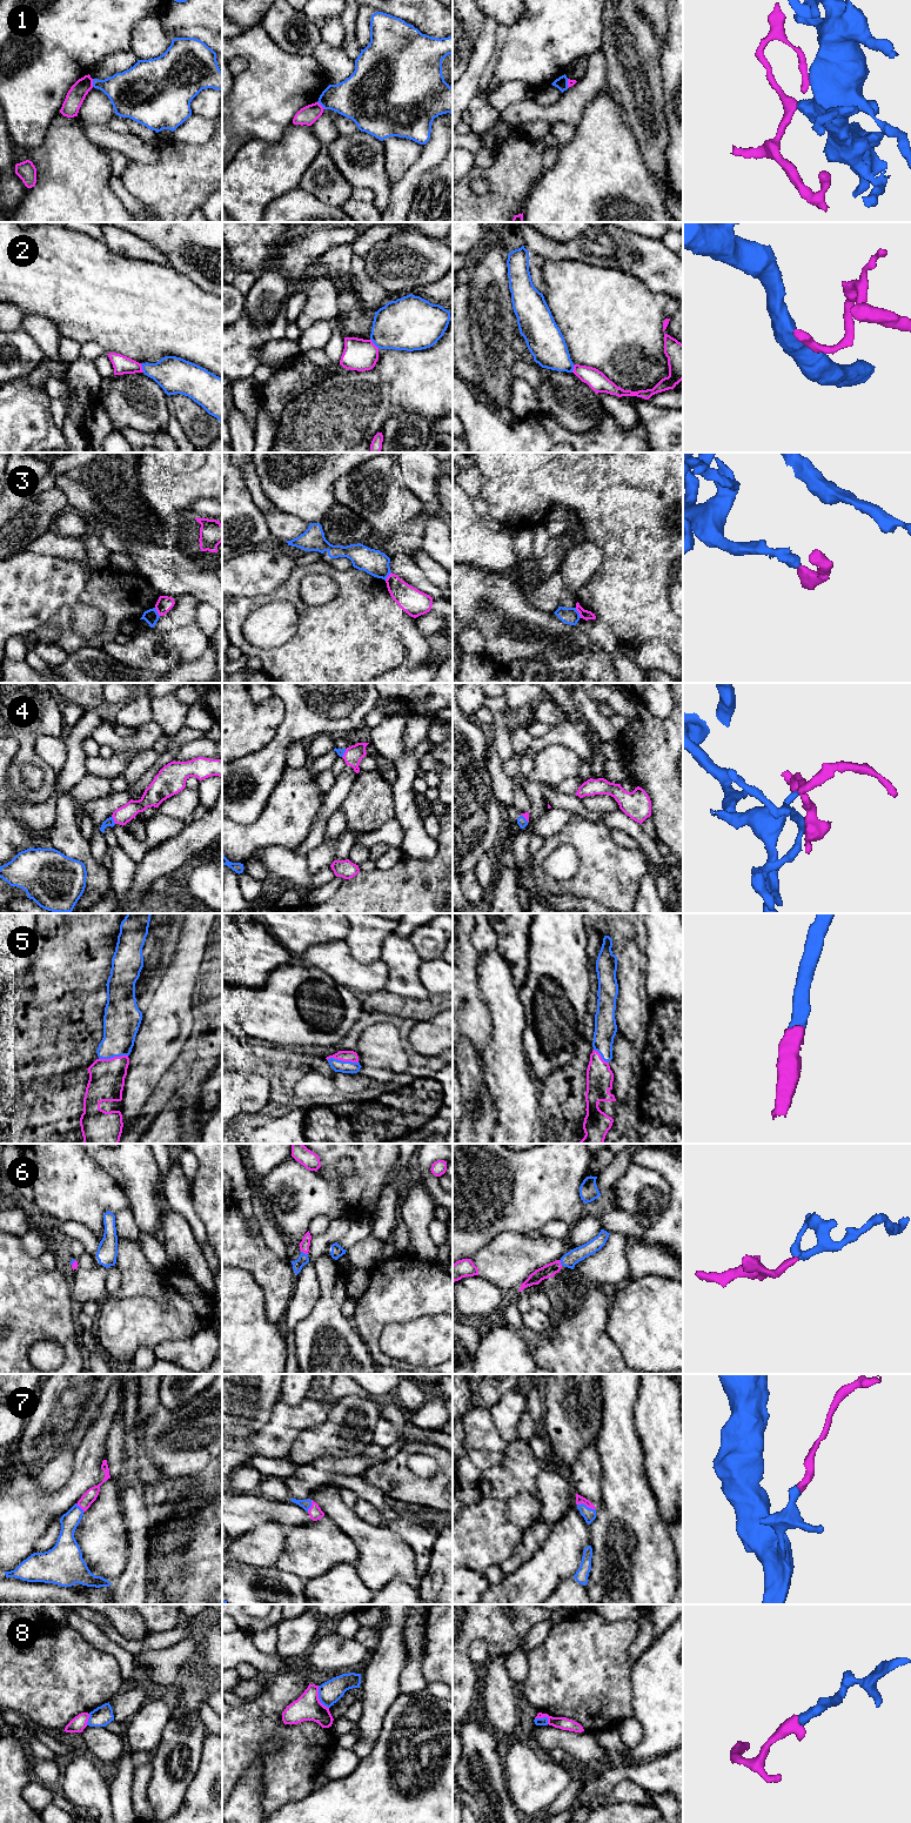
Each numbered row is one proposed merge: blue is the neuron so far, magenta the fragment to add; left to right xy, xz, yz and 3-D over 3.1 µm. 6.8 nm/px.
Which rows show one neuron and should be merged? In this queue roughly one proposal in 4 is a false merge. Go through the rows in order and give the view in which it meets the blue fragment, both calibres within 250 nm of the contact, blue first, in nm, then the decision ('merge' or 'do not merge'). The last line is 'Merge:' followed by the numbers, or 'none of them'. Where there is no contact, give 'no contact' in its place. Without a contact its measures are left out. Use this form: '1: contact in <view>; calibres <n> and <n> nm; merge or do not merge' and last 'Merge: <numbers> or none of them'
1: contact in xy; calibres 280 and 120 nm; do not merge
2: contact in xy; calibres 260 and 130 nm; merge
3: contact in yz; calibres 110 and 70 nm; do not merge
4: contact in xy; calibres 60 and 120 nm; merge
5: contact in xz; calibres 80 and 80 nm; merge
6: contact in xz; calibres 70 and 70 nm; merge
7: contact in yz; calibres 90 and 50 nm; merge
8: contact in xz; calibres 160 and 180 nm; do not merge
Merge: 2, 4, 5, 6, 7

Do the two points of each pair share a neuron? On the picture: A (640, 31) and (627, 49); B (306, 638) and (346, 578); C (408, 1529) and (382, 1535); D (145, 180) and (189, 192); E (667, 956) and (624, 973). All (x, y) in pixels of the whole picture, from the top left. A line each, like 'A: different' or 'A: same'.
A: same
B: same
C: different
D: same
E: different

